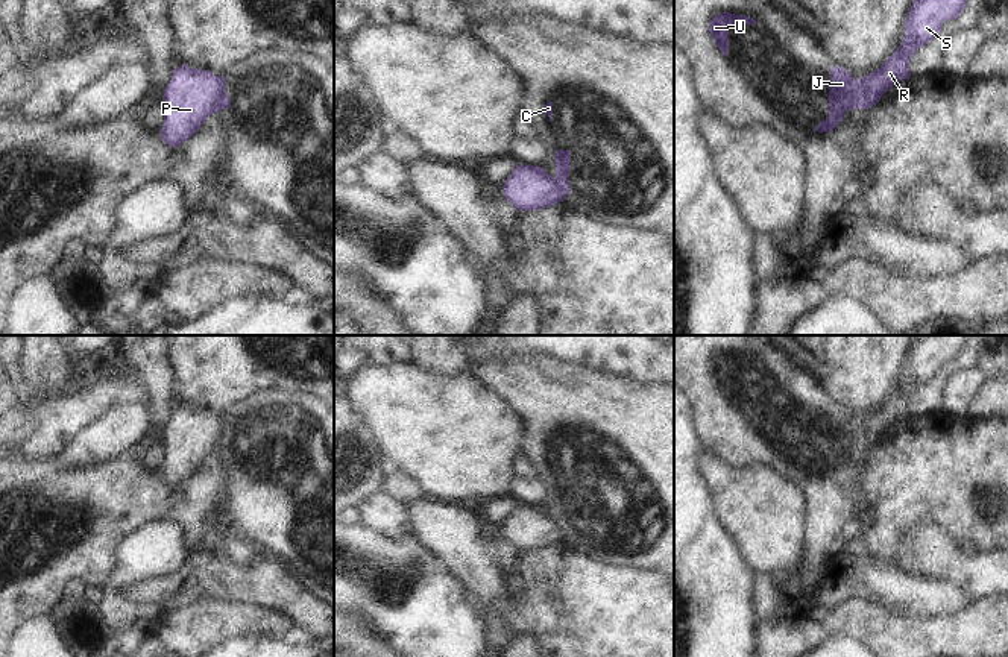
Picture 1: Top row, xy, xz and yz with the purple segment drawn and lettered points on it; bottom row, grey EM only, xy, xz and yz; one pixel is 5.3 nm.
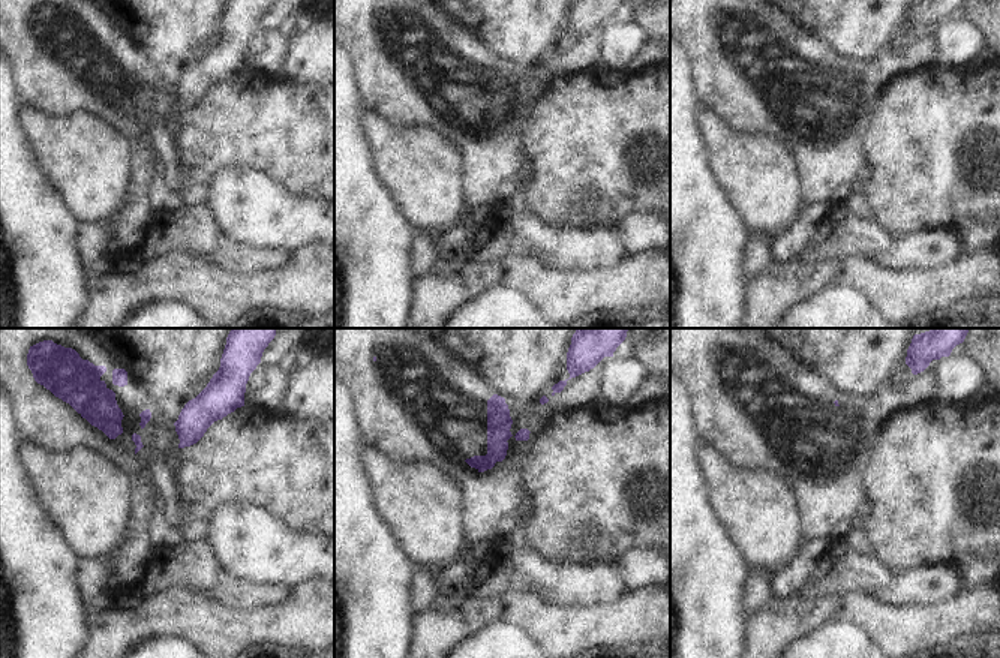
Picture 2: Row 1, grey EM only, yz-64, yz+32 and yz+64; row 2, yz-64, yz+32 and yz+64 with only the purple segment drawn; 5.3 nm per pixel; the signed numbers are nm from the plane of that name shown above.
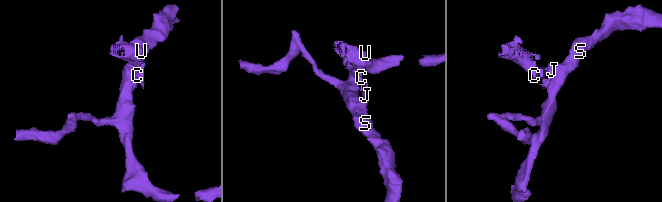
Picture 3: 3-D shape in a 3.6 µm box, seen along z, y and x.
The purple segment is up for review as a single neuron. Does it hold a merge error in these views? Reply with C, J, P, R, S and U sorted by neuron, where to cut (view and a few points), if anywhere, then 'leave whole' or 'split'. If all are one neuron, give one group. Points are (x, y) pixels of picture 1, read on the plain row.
C J U / P R S; cut in xy along (223, 425), (223, 434), (216, 451); split

